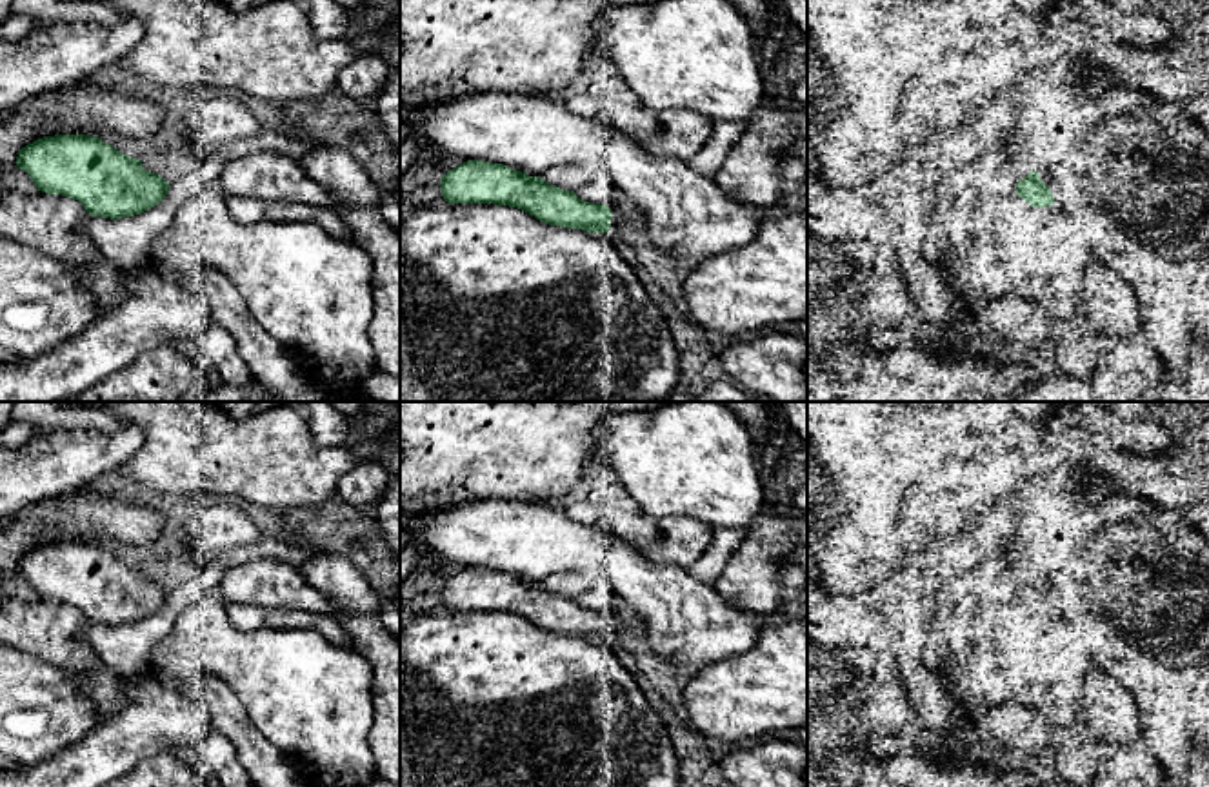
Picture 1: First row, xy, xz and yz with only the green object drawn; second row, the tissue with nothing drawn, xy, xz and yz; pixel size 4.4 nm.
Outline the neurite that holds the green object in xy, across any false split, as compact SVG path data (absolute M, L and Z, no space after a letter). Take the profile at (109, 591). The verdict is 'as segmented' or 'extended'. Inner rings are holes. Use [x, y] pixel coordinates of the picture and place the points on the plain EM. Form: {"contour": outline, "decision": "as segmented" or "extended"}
{"contour": "M89 542L38 545L18 558L16 573L38 598L78 607L91 623L125 625L158 613L169 591L113 553Z", "decision": "as segmented"}

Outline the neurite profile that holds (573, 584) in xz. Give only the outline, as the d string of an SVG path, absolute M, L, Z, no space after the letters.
M555 573L540 580L540 585L549 593L556 593L565 598L576 598L589 593L600 582L598 574L593 573Z

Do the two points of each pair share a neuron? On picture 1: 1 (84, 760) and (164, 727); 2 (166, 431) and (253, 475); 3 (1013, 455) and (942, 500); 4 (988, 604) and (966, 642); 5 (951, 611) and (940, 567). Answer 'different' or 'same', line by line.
1: same
2: same
3: same
4: different
5: different

